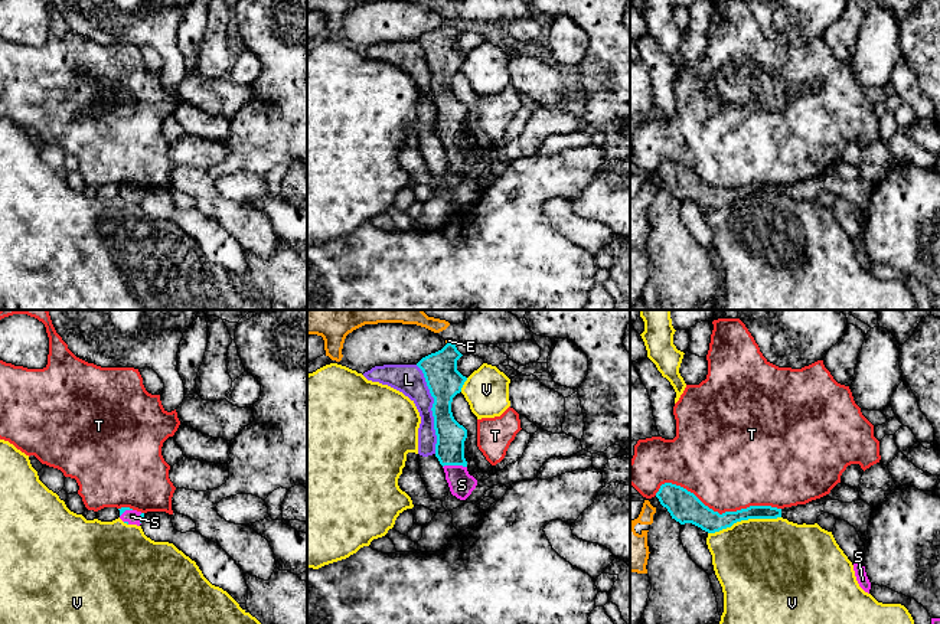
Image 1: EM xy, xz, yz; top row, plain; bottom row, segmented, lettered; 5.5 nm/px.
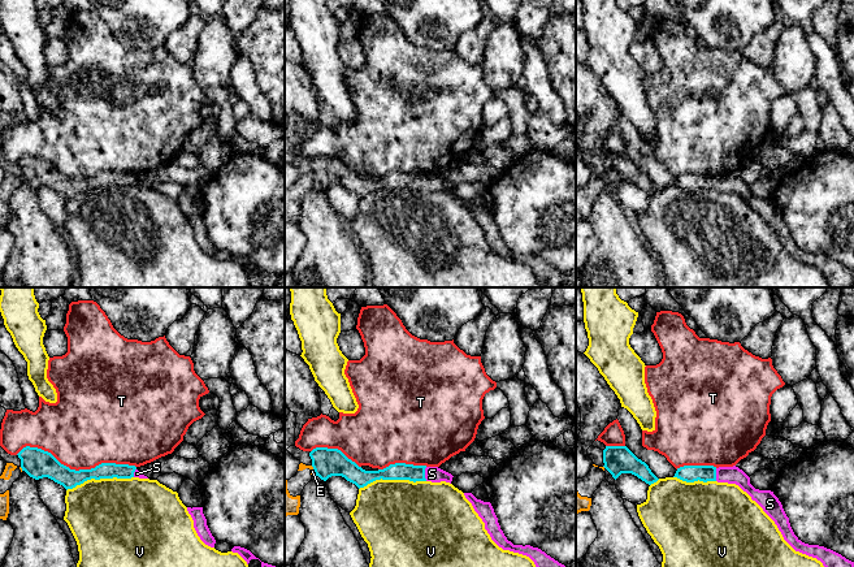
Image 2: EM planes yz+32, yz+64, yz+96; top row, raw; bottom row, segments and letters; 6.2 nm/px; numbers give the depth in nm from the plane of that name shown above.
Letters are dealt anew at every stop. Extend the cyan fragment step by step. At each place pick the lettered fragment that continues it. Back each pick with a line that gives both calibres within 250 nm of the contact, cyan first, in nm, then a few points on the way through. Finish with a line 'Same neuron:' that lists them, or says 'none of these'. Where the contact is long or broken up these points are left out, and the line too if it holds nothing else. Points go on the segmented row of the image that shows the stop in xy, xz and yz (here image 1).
S: 160 nm thick on the cyan side, 140 nm on the other; runs through xz (450, 435), (450, 454), (454, 464), (462, 484)
Same neuron: S

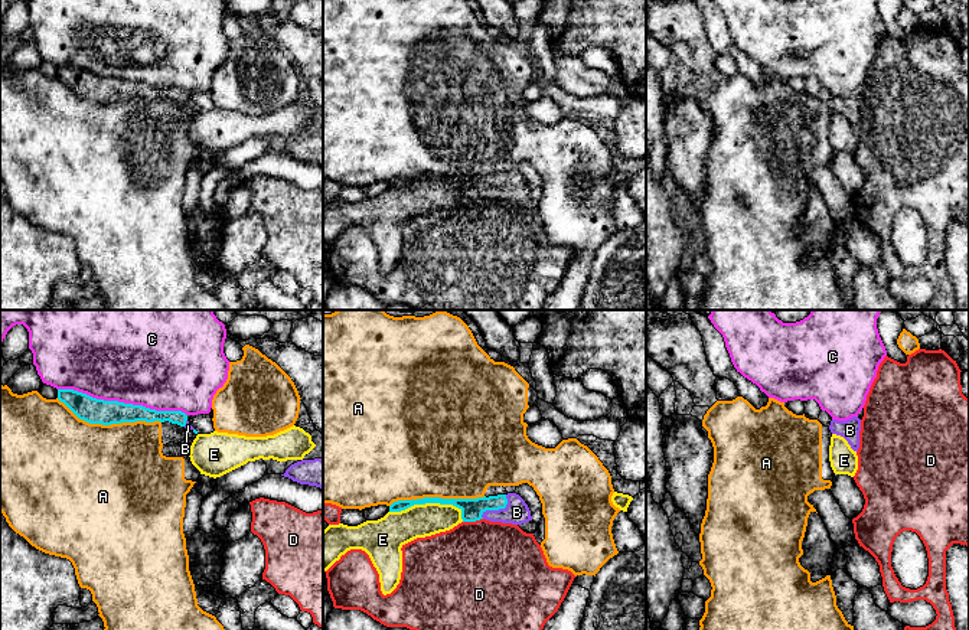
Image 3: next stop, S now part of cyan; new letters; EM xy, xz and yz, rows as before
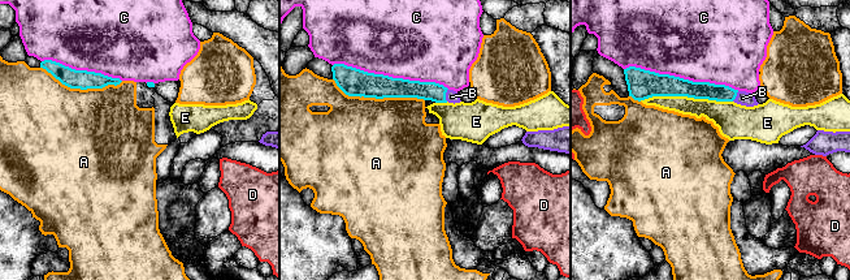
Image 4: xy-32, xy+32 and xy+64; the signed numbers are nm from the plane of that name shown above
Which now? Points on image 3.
B: 130 nm thick on the cyan side, 140 nm on the other; runs through xz (472, 509), (498, 509), (514, 509), (516, 512)
Same neuron: B

